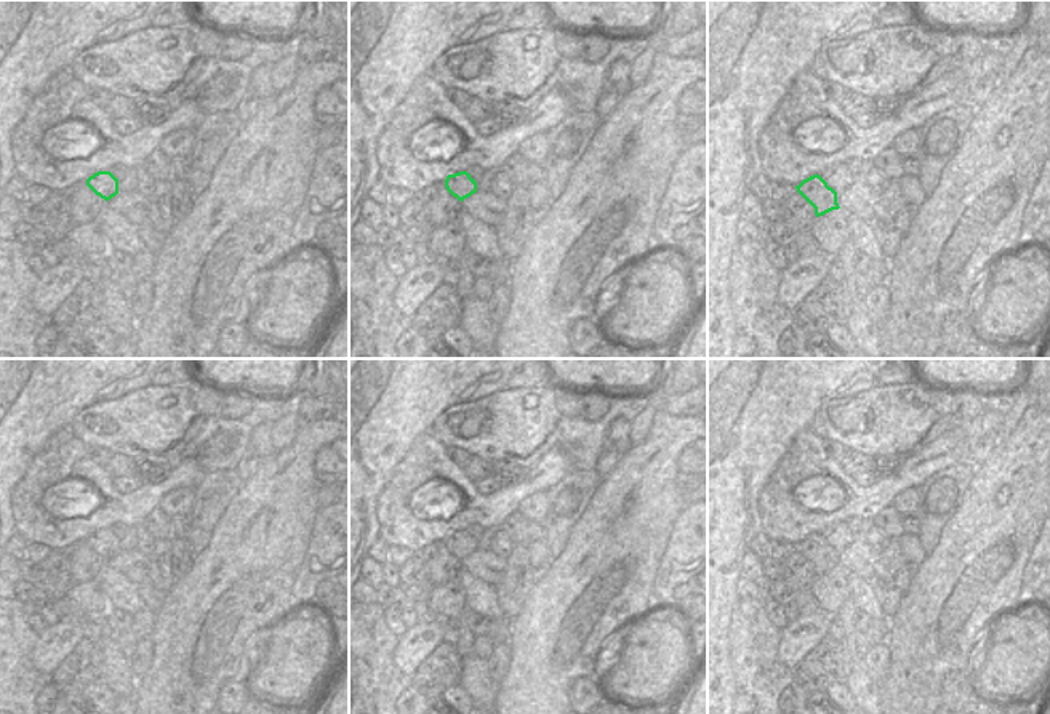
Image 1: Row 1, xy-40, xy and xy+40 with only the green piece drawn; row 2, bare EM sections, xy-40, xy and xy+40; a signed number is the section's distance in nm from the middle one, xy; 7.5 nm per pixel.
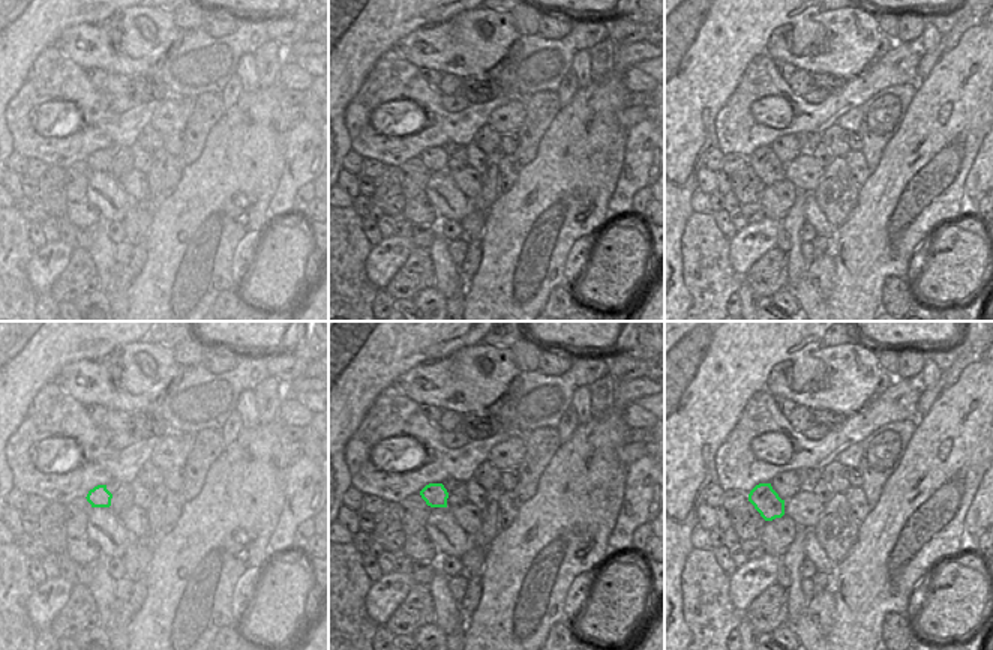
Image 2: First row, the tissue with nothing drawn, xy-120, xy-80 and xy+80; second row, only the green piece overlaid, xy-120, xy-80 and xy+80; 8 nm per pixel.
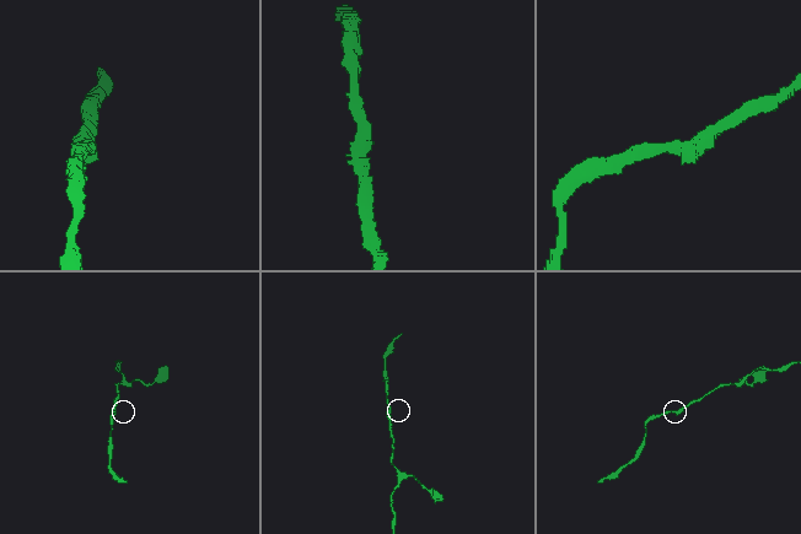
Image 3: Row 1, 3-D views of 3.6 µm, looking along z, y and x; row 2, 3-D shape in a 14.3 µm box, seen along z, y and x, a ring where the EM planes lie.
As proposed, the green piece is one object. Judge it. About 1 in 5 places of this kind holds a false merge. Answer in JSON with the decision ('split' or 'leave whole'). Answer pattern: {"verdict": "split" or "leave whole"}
{"verdict": "leave whole"}

